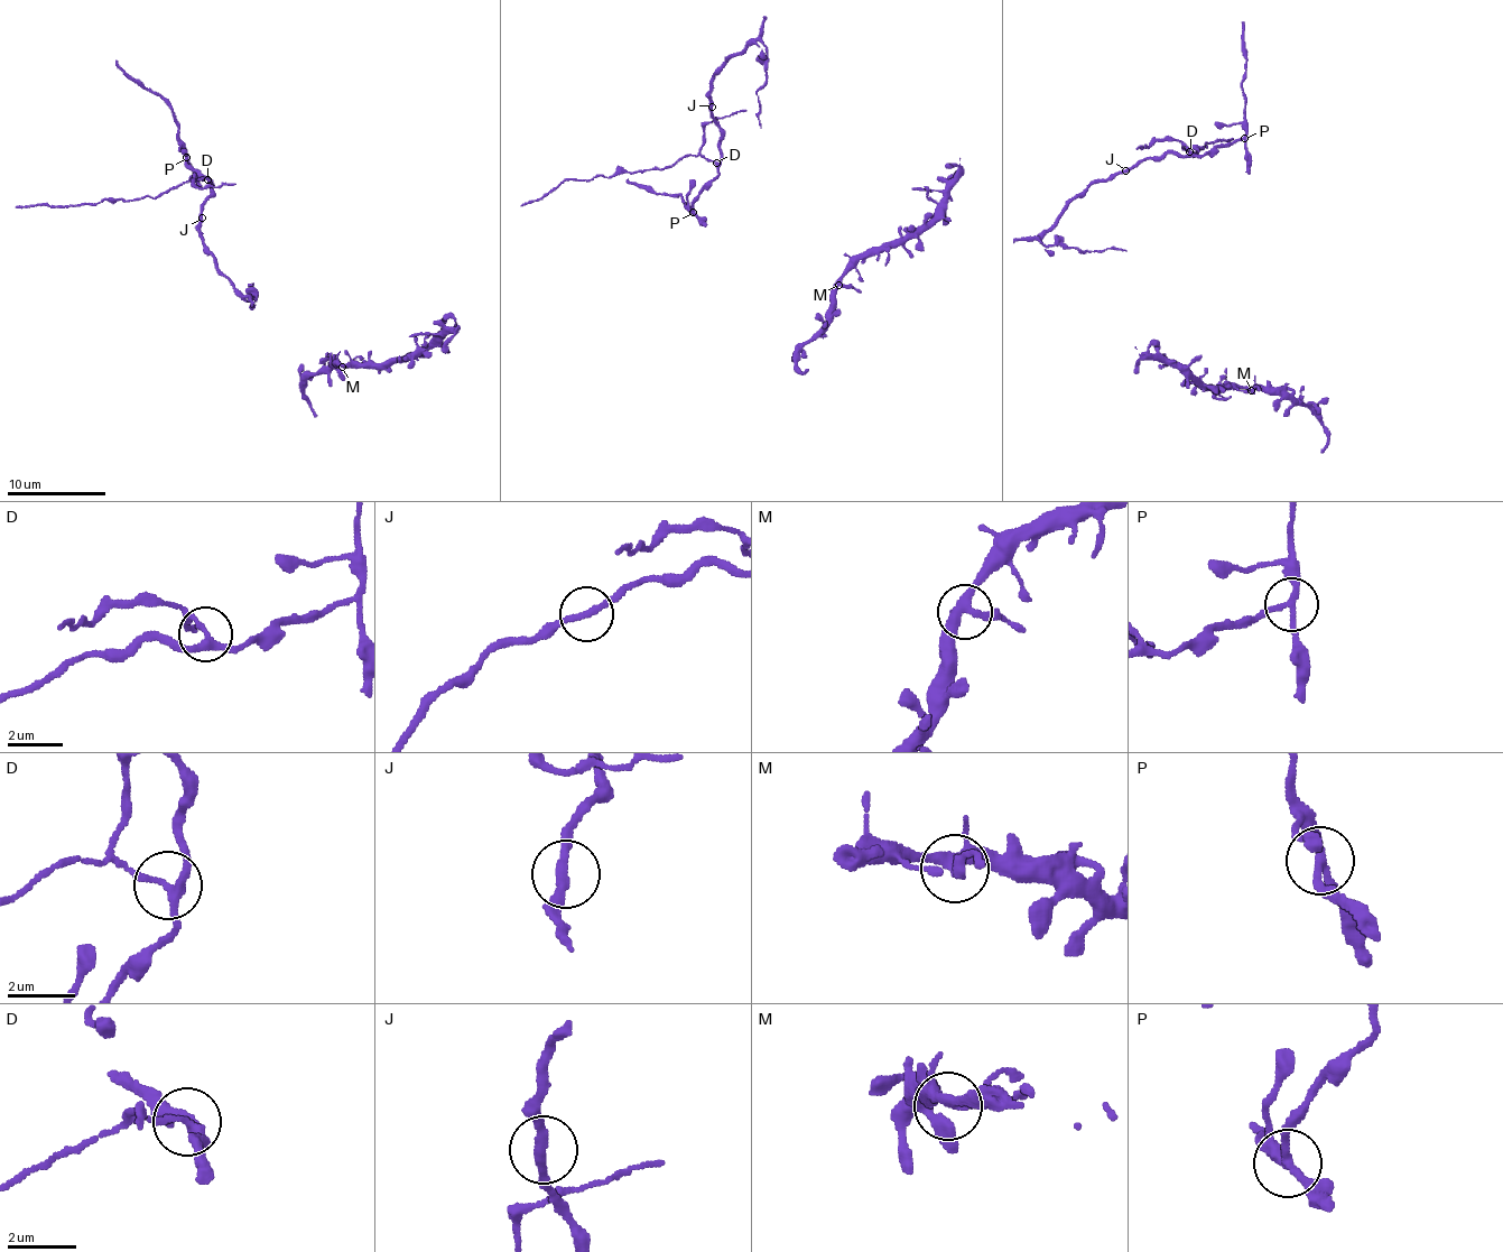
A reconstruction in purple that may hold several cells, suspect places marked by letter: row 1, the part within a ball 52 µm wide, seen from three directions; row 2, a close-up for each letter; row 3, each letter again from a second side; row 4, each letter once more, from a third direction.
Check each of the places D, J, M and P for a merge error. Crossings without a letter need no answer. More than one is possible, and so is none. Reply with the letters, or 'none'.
D, P

